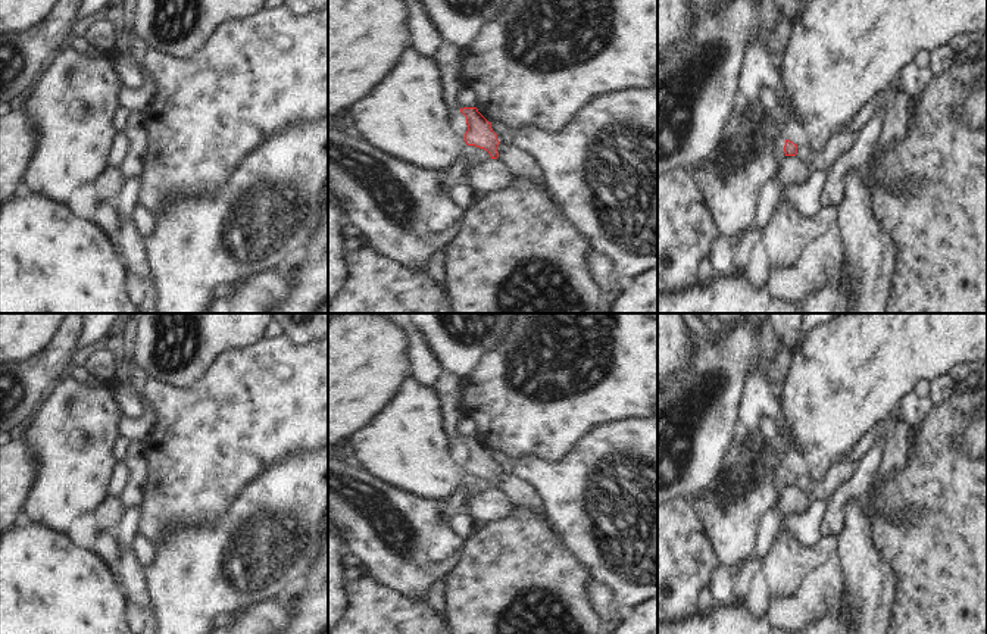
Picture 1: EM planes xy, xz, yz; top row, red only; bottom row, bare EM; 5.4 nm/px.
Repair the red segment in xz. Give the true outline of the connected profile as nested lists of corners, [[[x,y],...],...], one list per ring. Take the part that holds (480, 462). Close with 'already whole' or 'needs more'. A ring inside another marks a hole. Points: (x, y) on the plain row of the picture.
[[[446,371],[438,380],[435,388],[444,400],[444,419],[450,438],[453,443],[460,440],[466,446],[466,474],[484,478],[490,482],[491,488],[497,488],[497,477],[500,471],[491,457],[491,452],[488,452],[477,437],[465,437],[460,431],[460,424],[466,418],[465,378]]]; needs more

